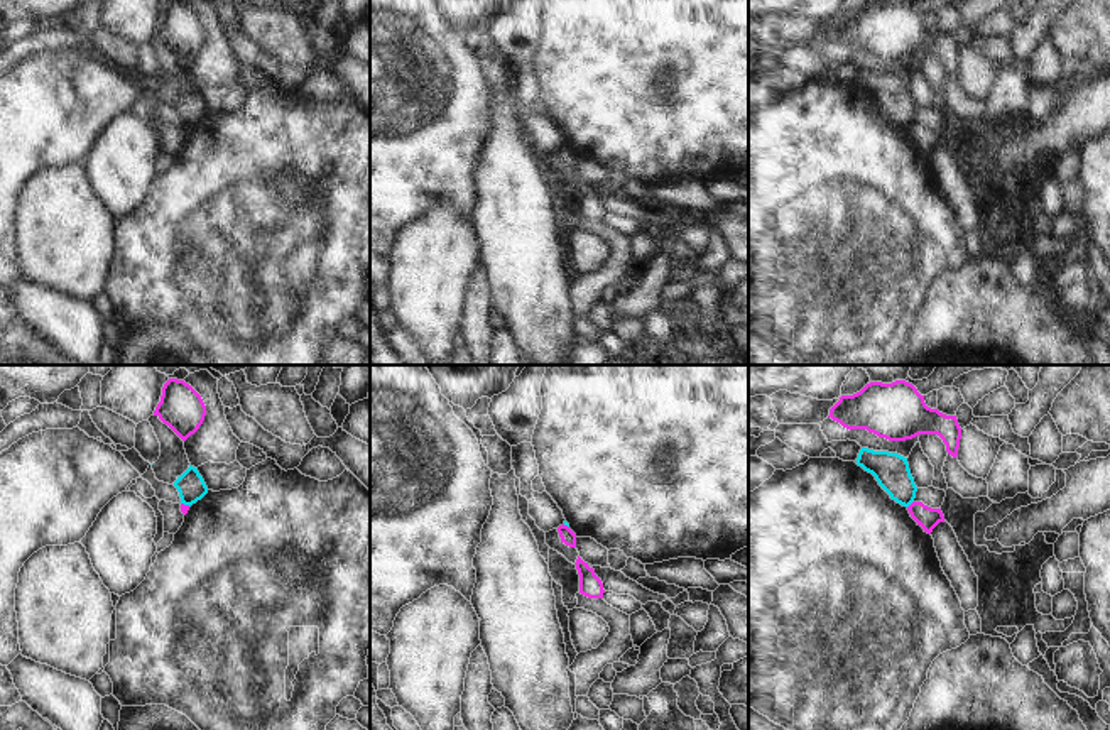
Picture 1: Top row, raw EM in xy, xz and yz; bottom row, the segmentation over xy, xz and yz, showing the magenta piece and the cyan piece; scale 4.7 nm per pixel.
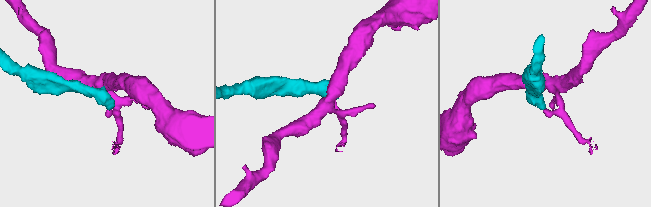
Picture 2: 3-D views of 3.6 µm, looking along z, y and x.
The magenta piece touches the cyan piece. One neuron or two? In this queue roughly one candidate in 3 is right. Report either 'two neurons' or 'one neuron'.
two neurons

